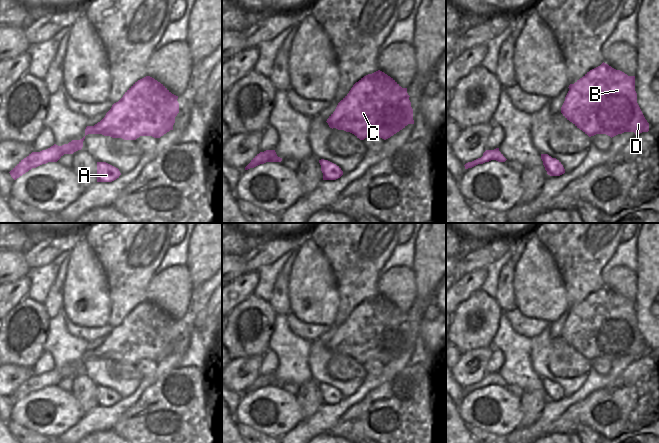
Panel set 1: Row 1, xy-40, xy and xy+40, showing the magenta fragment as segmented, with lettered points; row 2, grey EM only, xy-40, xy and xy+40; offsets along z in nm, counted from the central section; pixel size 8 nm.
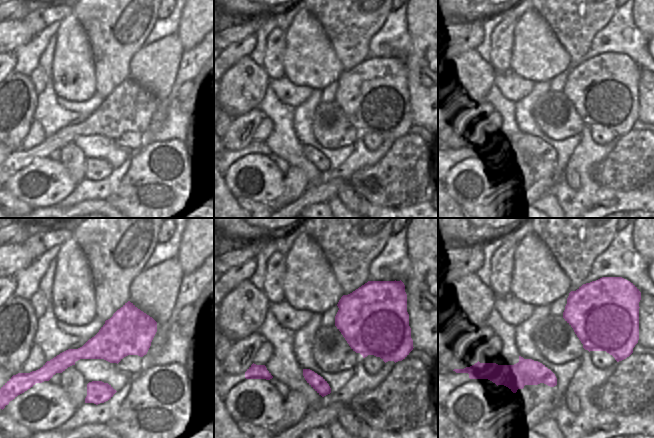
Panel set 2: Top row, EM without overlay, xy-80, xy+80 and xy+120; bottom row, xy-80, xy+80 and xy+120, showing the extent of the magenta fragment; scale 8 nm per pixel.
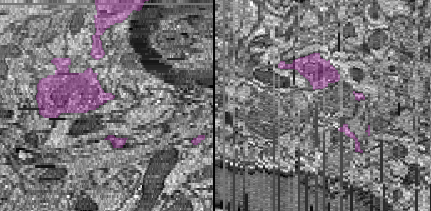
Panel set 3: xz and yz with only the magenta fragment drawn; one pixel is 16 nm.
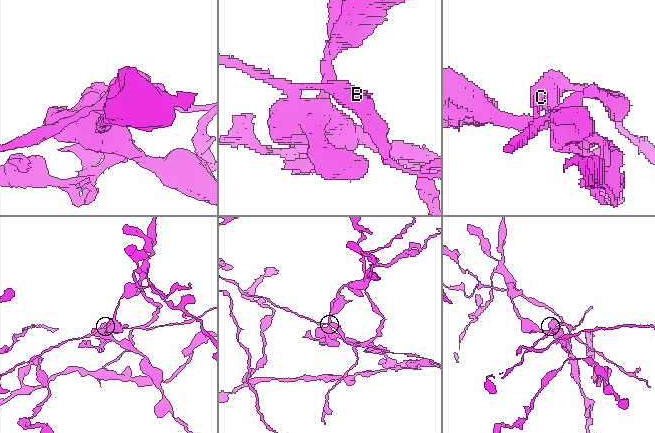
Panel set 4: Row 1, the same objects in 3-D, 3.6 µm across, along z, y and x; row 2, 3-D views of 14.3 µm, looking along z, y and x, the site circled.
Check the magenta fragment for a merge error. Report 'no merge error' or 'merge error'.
merge error

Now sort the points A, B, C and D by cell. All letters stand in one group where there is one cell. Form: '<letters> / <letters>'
A / B C D

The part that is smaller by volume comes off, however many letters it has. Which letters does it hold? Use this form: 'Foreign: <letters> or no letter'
Foreign: B, C, D

